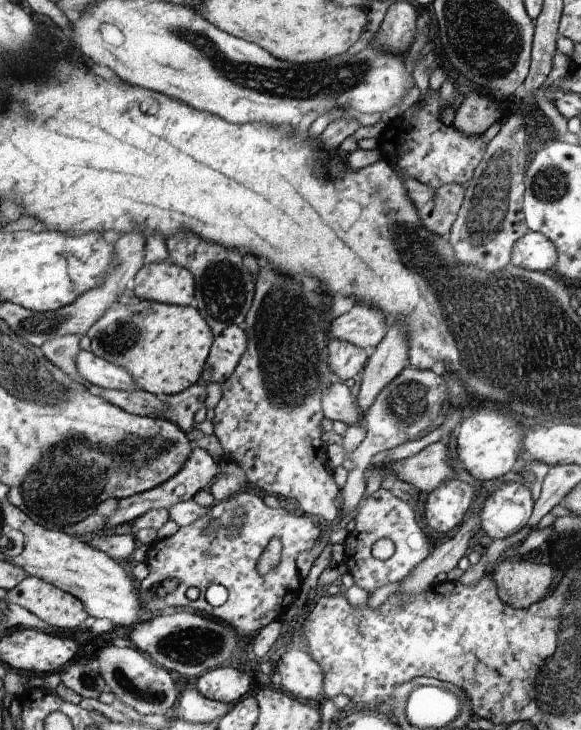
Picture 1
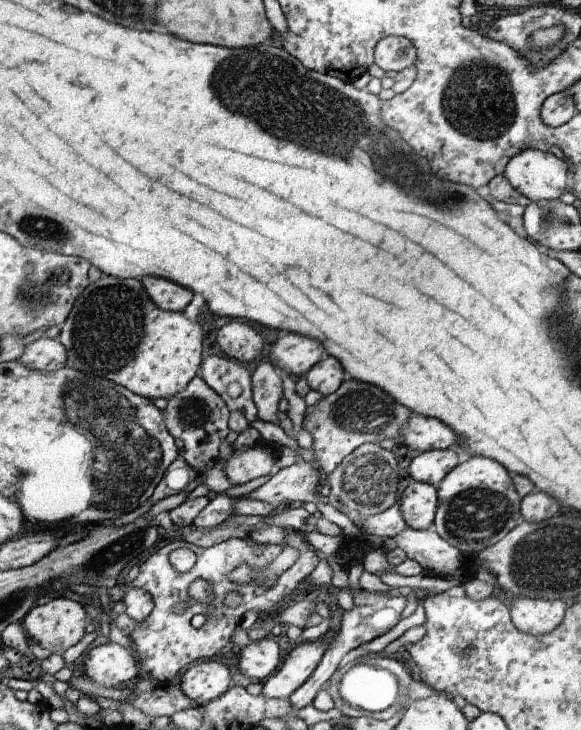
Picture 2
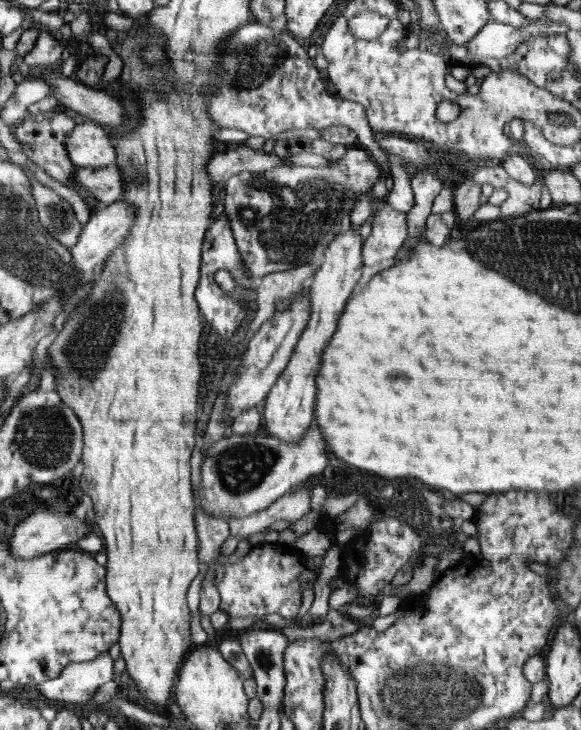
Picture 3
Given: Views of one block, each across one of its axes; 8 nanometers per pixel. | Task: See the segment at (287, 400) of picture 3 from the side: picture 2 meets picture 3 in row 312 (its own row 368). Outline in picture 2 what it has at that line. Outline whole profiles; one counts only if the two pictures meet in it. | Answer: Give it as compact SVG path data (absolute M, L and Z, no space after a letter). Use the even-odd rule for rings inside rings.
M328 355L318 361L304 377L311 390L320 392L323 397L335 393L348 378L338 359Z

